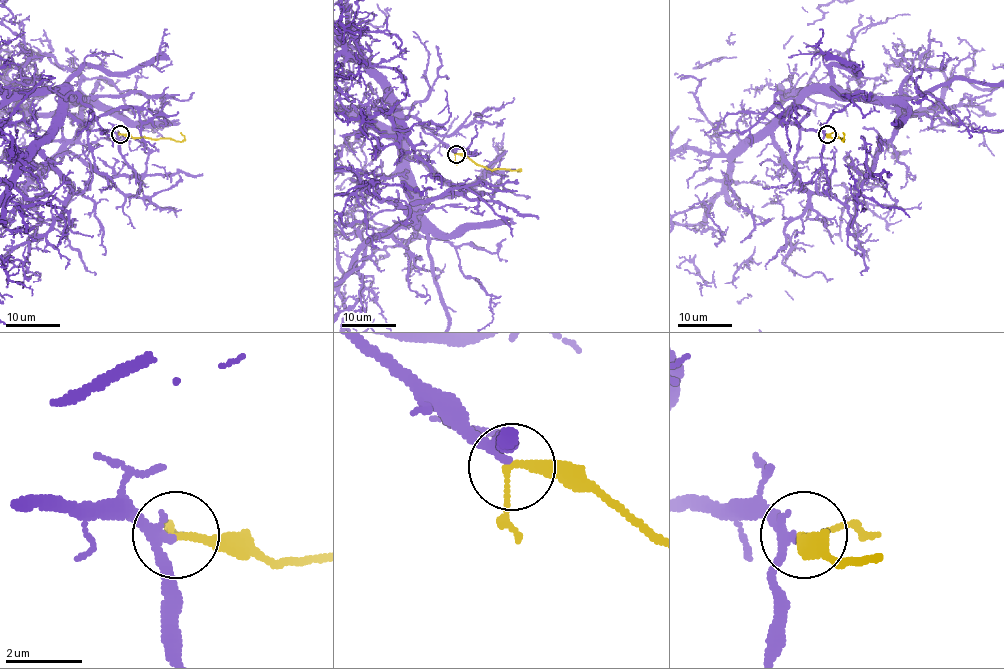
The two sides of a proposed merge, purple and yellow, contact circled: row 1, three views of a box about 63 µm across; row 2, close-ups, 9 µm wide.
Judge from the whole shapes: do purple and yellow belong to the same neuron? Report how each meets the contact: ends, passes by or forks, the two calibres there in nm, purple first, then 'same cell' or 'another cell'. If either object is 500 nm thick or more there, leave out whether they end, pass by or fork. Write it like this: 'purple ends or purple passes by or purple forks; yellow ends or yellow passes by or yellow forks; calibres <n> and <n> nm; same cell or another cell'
purple passes by; yellow passes by; calibres 200 and 180 nm; same cell

